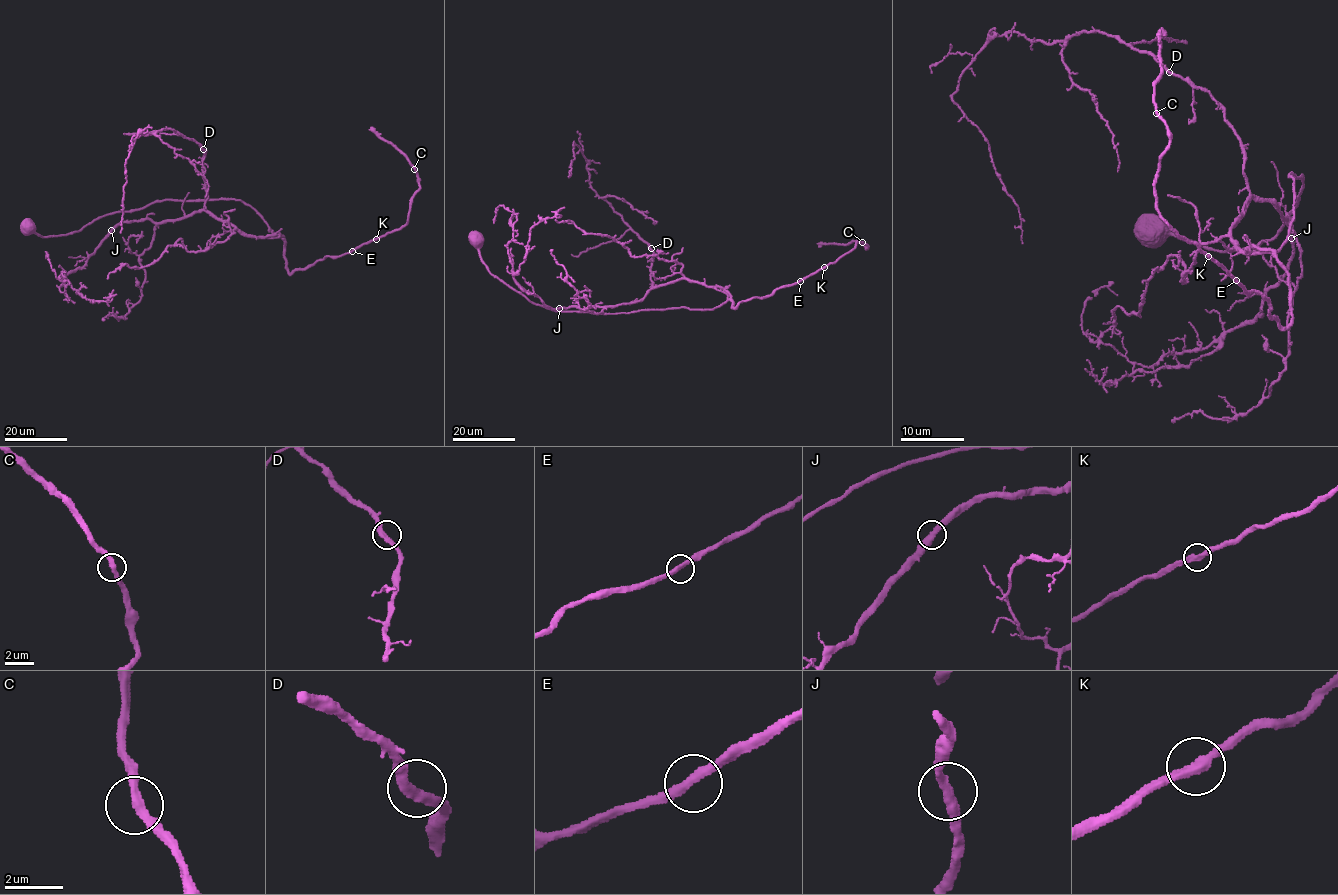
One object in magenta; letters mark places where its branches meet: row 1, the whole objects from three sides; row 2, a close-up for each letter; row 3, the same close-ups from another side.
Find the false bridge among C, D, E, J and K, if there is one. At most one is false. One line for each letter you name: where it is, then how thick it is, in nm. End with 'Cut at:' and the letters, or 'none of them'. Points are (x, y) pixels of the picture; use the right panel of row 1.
Cut at: none of them

